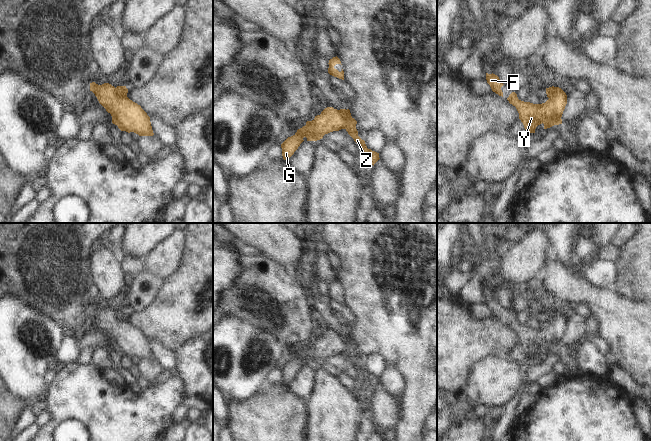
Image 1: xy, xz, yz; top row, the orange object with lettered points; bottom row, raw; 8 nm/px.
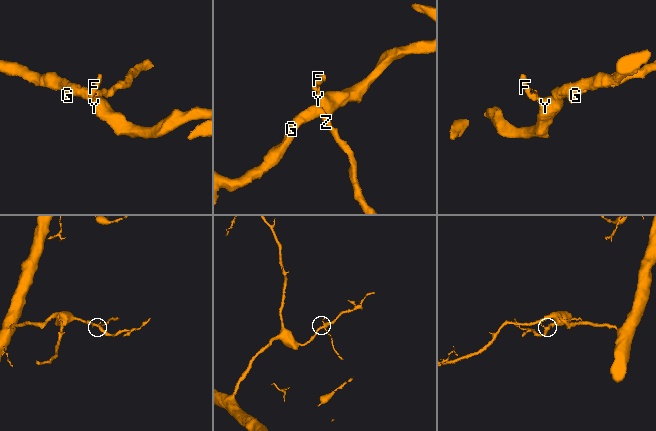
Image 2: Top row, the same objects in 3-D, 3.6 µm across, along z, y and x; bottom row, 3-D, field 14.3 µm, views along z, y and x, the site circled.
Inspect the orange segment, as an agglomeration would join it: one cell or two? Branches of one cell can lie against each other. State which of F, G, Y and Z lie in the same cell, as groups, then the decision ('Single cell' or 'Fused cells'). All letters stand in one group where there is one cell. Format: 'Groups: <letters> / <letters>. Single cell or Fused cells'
Groups: F G Y / Z. Fused cells

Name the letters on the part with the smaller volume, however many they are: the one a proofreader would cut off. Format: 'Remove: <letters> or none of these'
Remove: Z

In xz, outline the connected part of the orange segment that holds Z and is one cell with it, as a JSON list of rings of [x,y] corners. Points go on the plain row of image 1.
[[[340,333],[339,336],[342,339],[347,339],[346,340],[346,355],[348,356],[348,358],[354,363],[354,365],[358,368],[363,382],[366,385],[369,385],[373,390],[374,388],[380,383],[379,382],[379,377],[372,375],[371,373],[368,373],[365,365],[362,364],[359,360],[358,360],[358,355],[356,353],[356,348],[357,345],[351,341],[351,339],[347,336],[346,333]]]

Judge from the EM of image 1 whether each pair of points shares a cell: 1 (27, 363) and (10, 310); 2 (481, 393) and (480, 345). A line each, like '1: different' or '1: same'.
1: same
2: different

